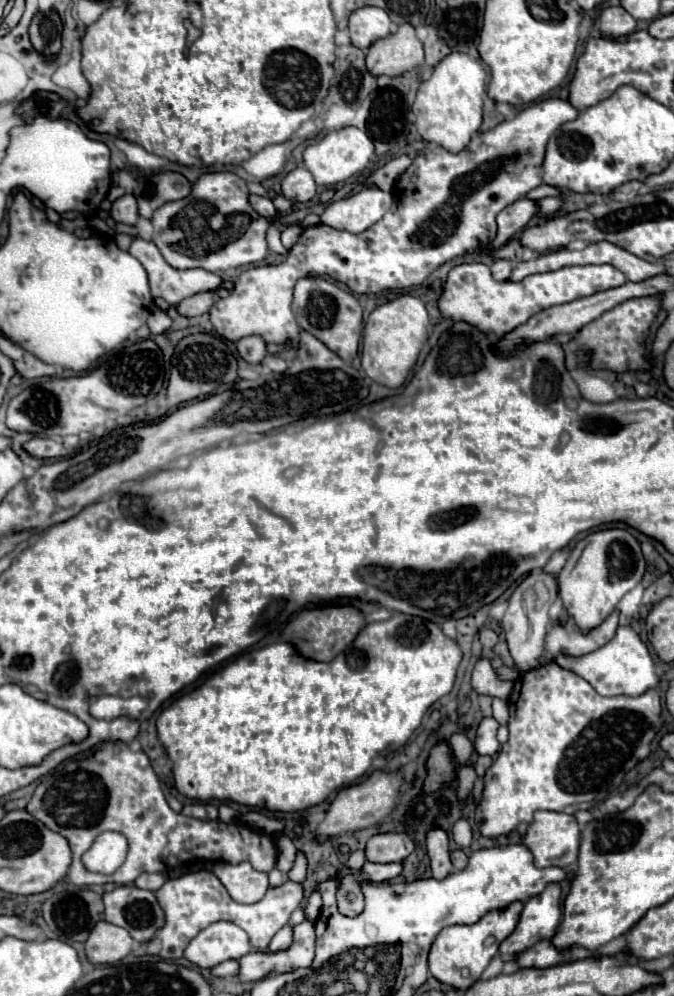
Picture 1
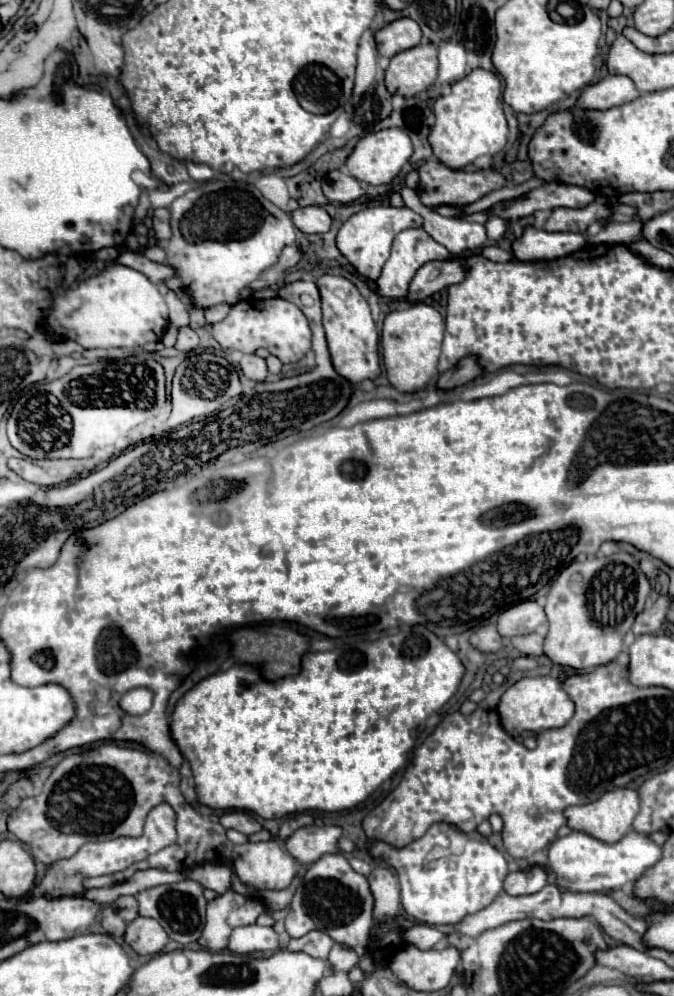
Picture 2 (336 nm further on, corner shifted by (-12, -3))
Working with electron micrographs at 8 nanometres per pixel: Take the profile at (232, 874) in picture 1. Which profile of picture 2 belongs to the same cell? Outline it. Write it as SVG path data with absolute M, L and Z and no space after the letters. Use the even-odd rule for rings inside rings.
M208 862L188 870L190 880L196 880L204 888L210 888L218 894L224 894L226 890L230 890L230 876L232 876L230 866L222 862Z

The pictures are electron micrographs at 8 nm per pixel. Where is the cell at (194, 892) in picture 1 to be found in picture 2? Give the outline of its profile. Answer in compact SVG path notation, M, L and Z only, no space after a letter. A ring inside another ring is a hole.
M228 890L208 902L208 920L198 944L206 950L222 952L228 946L232 930L254 924L262 912L266 912L266 908L258 898L246 900L244 896Z

